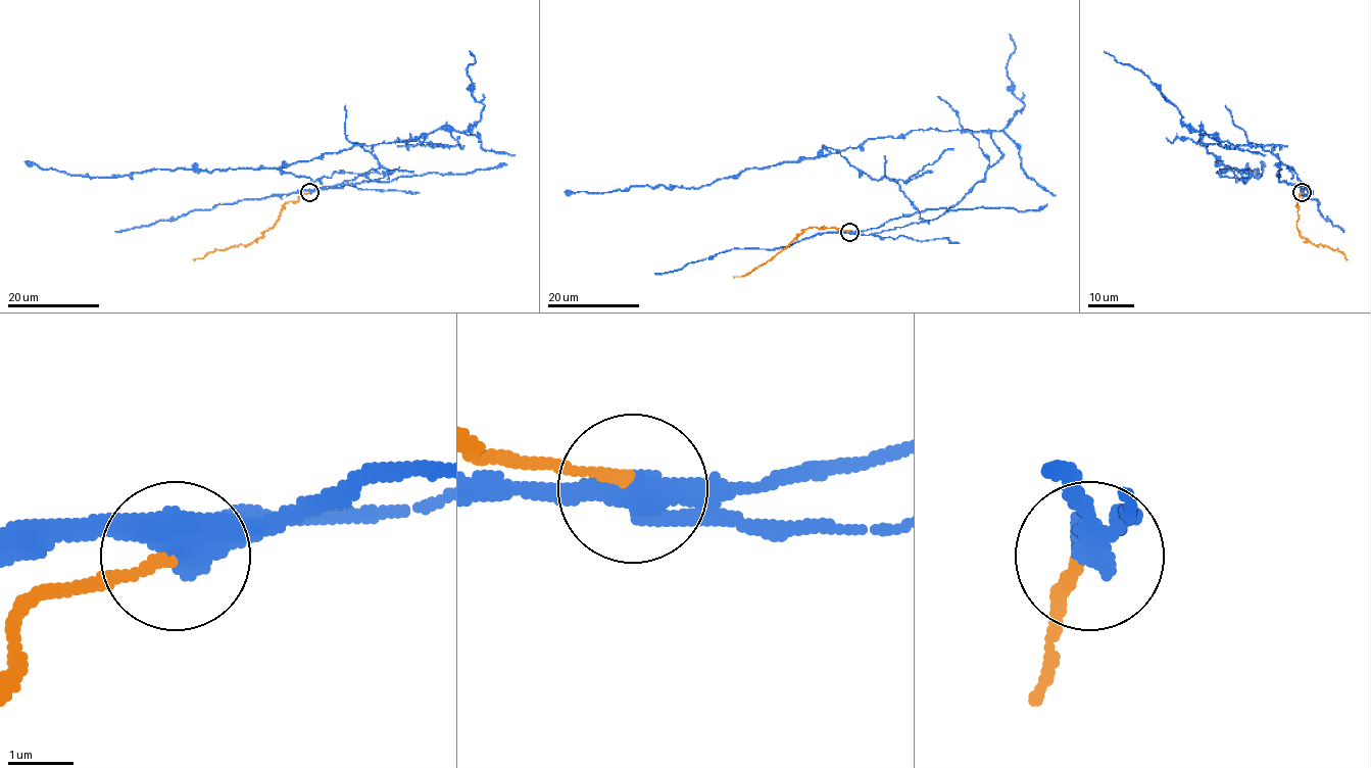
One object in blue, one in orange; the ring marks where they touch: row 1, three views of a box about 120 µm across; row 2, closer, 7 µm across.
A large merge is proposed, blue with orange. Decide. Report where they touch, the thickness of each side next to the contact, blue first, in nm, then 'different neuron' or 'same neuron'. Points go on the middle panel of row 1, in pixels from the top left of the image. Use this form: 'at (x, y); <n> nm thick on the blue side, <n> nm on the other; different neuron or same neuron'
at (849, 232); 480 nm thick on the blue side, 160 nm on the other; different neuron

